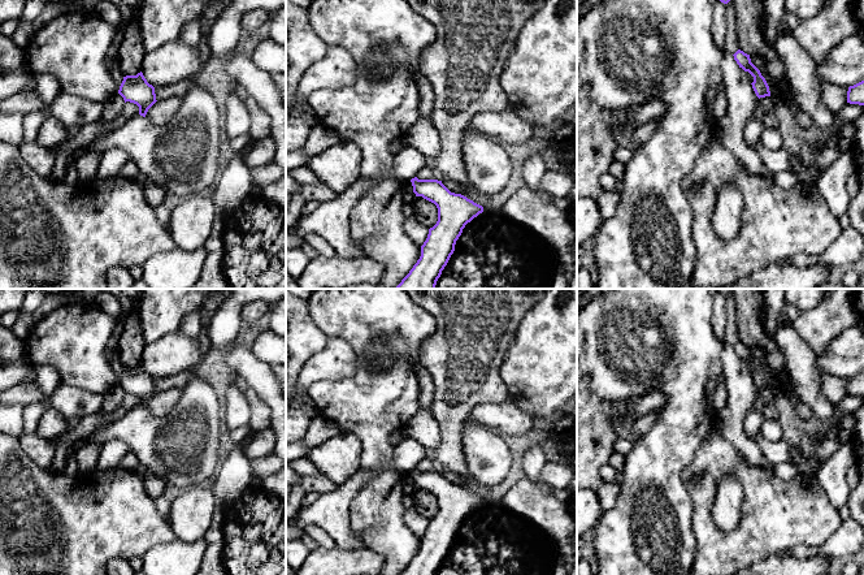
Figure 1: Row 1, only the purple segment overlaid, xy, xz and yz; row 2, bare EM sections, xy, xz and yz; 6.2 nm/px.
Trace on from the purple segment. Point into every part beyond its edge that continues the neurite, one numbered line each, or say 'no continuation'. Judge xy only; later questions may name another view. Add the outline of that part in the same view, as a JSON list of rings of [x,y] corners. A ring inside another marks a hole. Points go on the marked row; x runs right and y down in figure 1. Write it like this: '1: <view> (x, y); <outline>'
1: xy (182, 156); [[[195,81],[177,113],[164,125],[153,125],[140,114],[131,117],[121,129],[90,143],[84,148],[105,152],[112,147],[123,150],[139,169],[140,180],[161,186],[168,195],[184,199],[203,195],[217,182],[223,113],[207,87]]]

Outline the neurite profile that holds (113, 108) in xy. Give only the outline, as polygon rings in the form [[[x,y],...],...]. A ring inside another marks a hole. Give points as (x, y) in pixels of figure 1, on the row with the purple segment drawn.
[[[116,94],[110,100],[104,103],[104,111],[99,121],[104,126],[108,126],[121,116],[123,105],[125,105],[123,98],[120,94]]]

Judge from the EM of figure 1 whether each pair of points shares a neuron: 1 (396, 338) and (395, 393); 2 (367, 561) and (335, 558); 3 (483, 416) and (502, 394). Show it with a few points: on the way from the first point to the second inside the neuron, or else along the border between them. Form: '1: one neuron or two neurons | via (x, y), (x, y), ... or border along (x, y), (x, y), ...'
1: one neuron | via (395, 351), (395, 380)
2: one neuron | via (359, 561), (343, 561)
3: two neurons | border along (509, 400), (481, 402), (469, 415)

